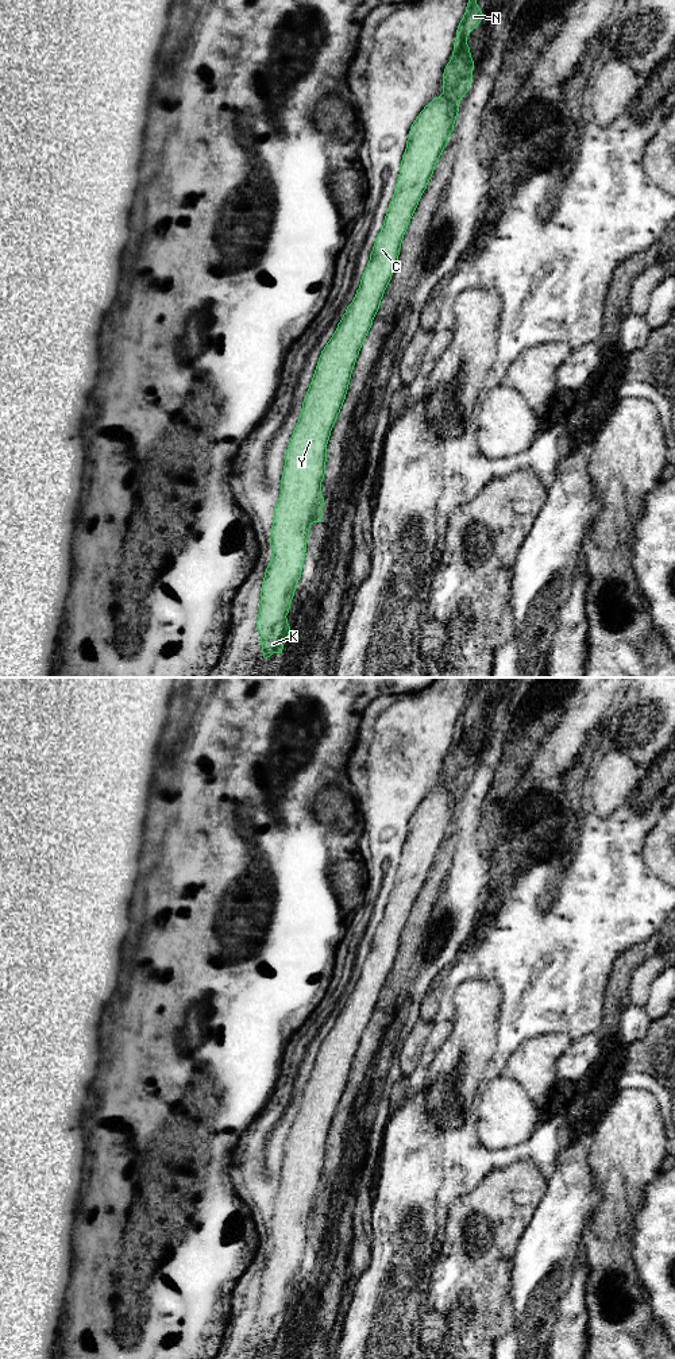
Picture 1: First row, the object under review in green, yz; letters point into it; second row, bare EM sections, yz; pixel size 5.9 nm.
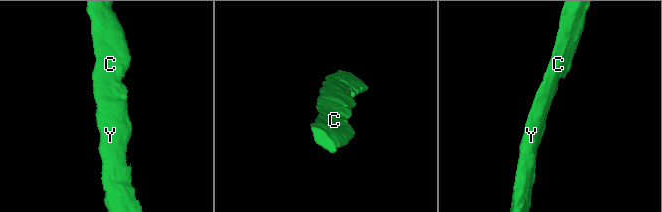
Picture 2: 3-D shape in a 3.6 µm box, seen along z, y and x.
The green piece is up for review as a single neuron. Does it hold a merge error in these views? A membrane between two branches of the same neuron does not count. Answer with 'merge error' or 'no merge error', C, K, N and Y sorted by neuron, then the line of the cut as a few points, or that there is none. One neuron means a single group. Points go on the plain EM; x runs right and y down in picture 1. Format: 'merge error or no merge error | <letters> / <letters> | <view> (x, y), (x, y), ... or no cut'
no merge error | C K N Y | no cut

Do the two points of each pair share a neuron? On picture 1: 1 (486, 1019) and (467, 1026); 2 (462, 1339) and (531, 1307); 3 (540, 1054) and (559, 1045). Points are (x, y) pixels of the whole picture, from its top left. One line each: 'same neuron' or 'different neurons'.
1: same neuron
2: different neurons
3: same neuron

